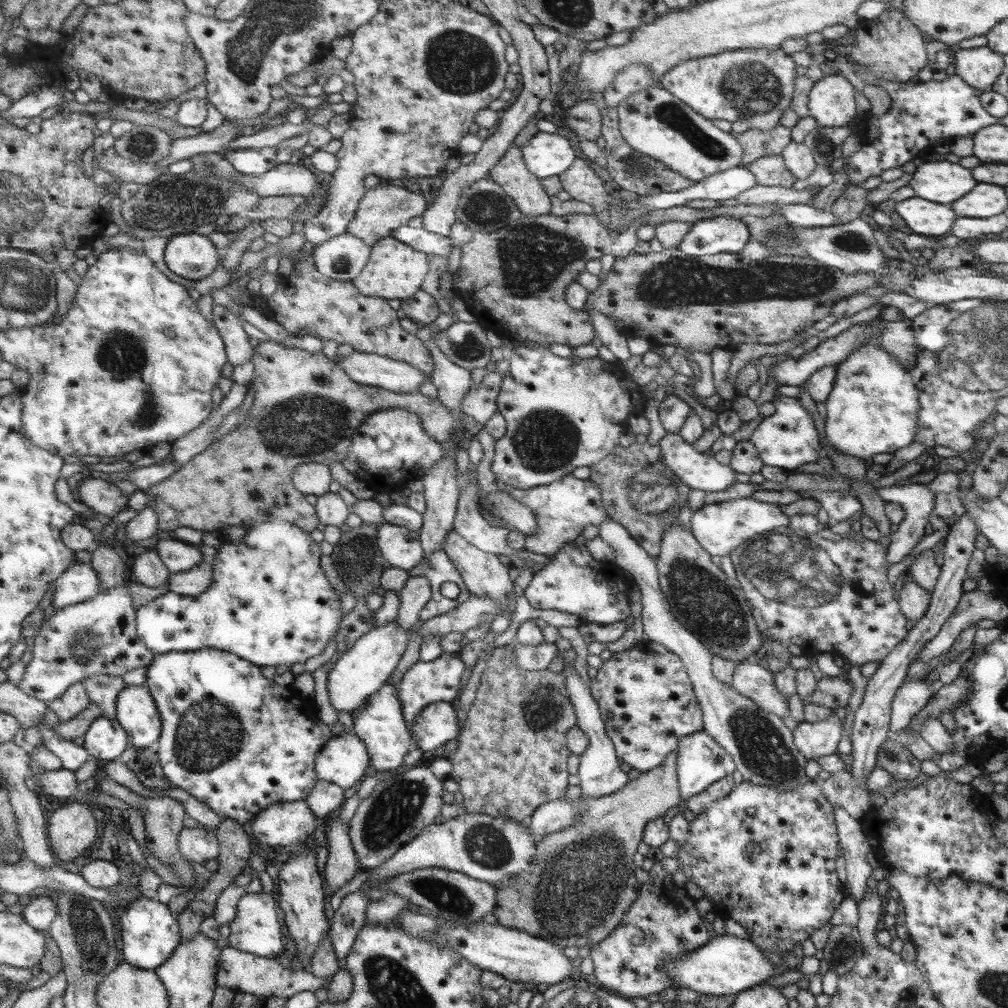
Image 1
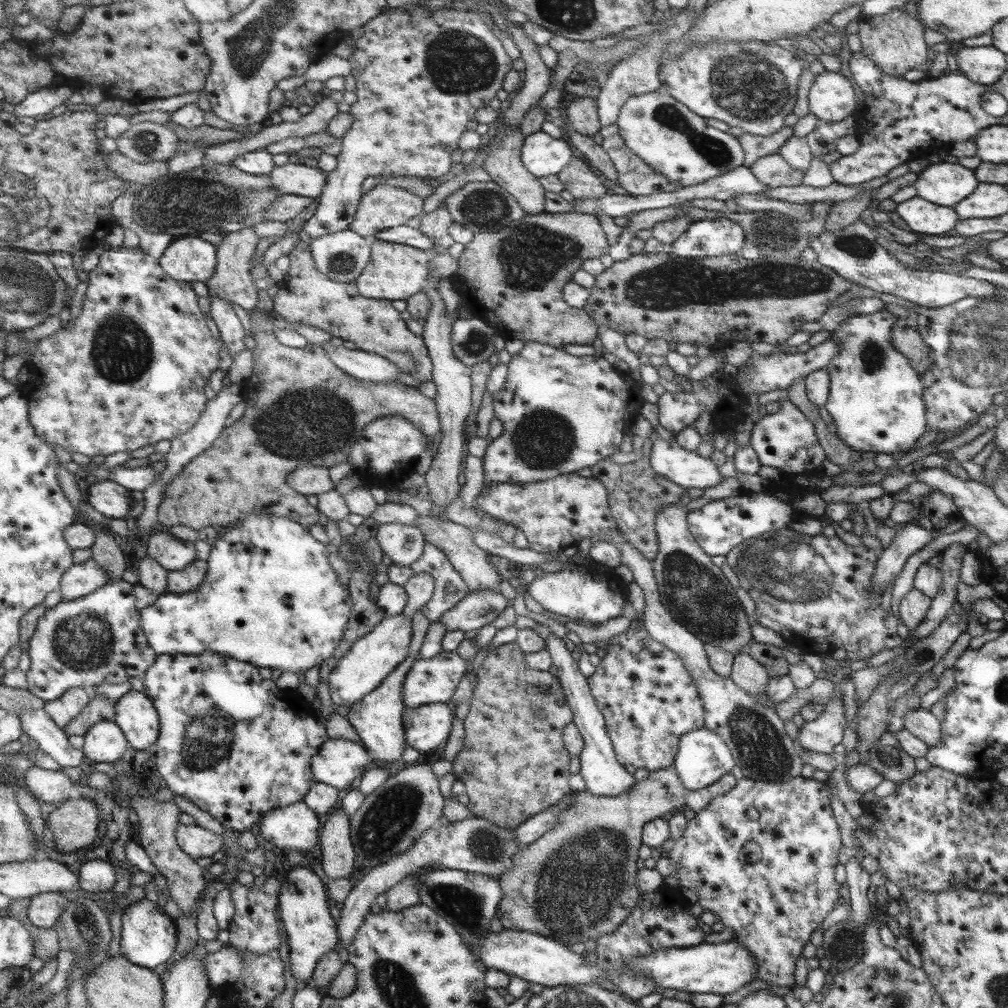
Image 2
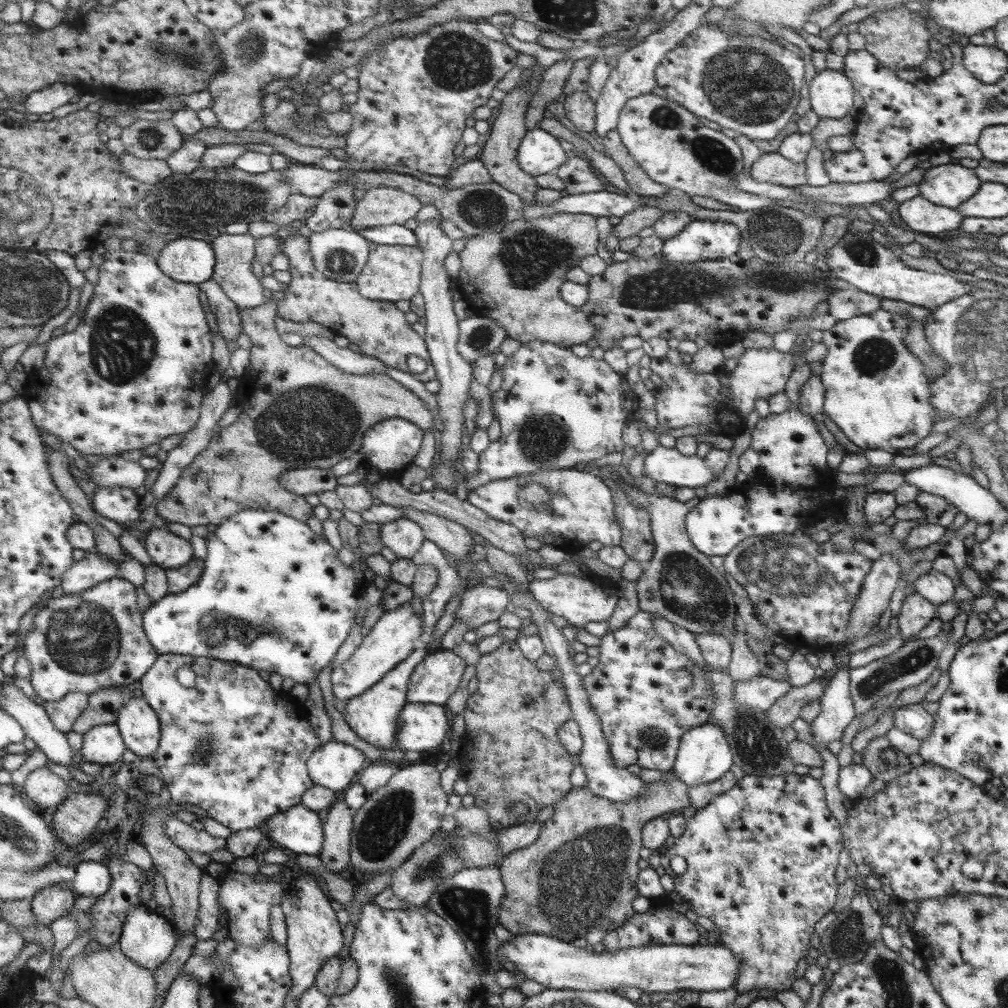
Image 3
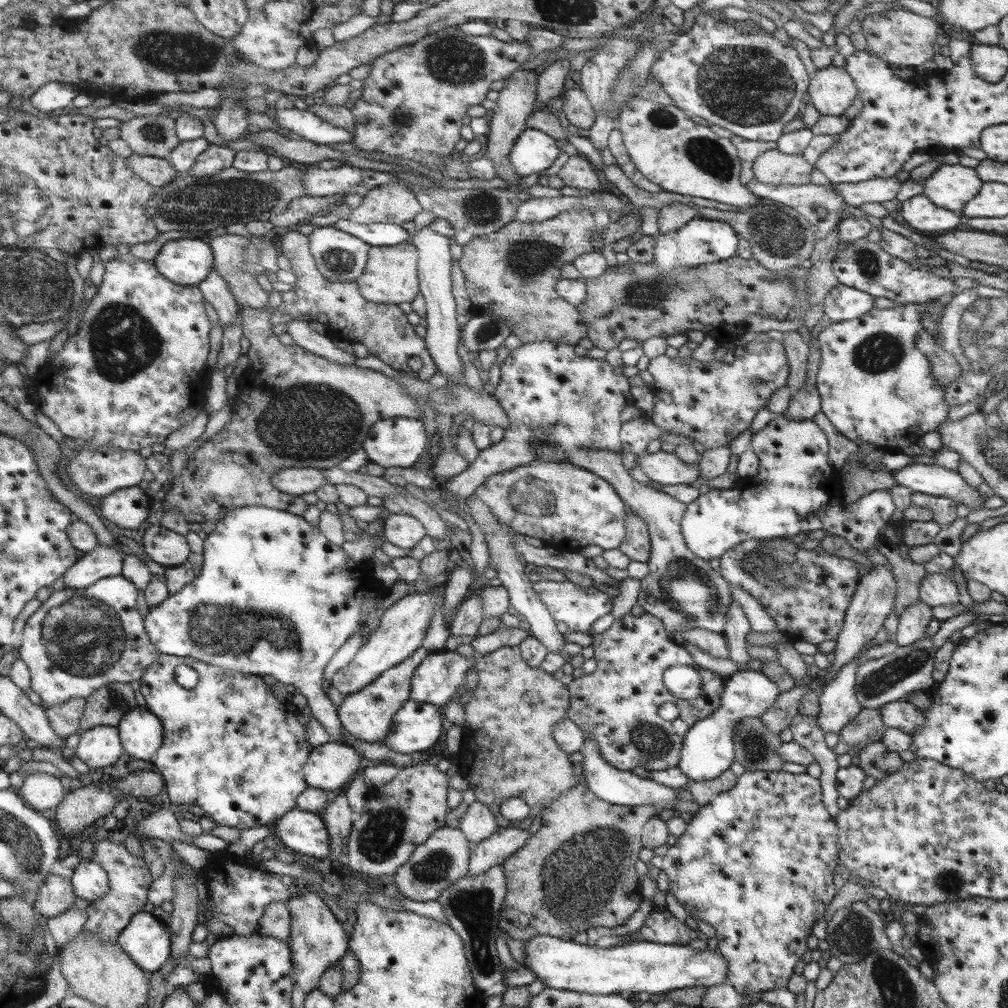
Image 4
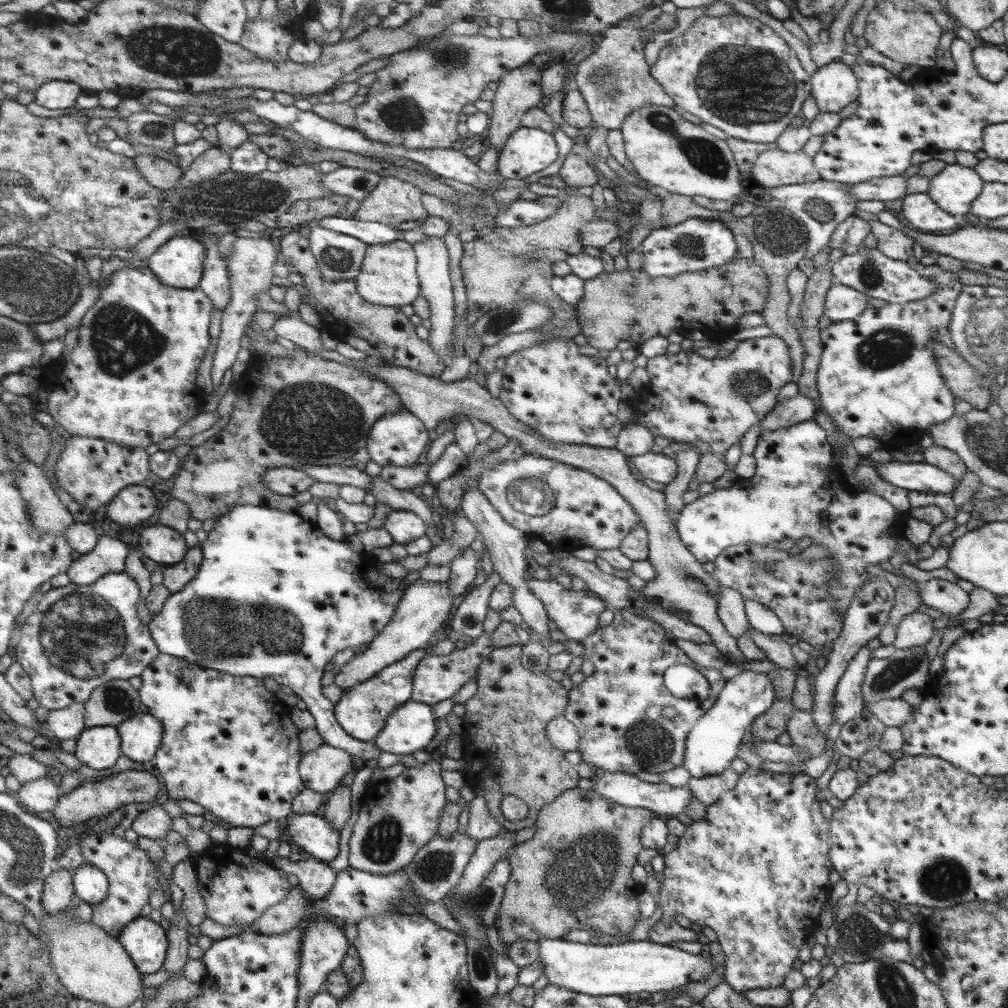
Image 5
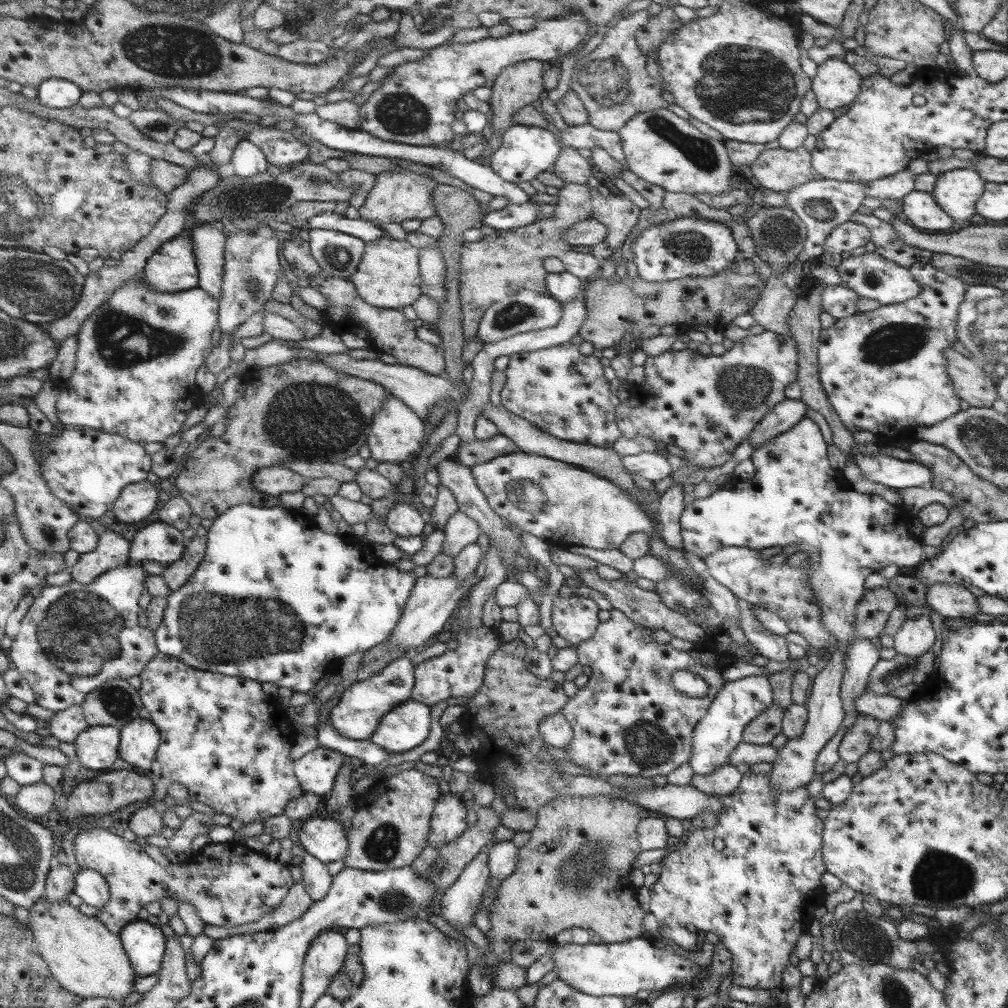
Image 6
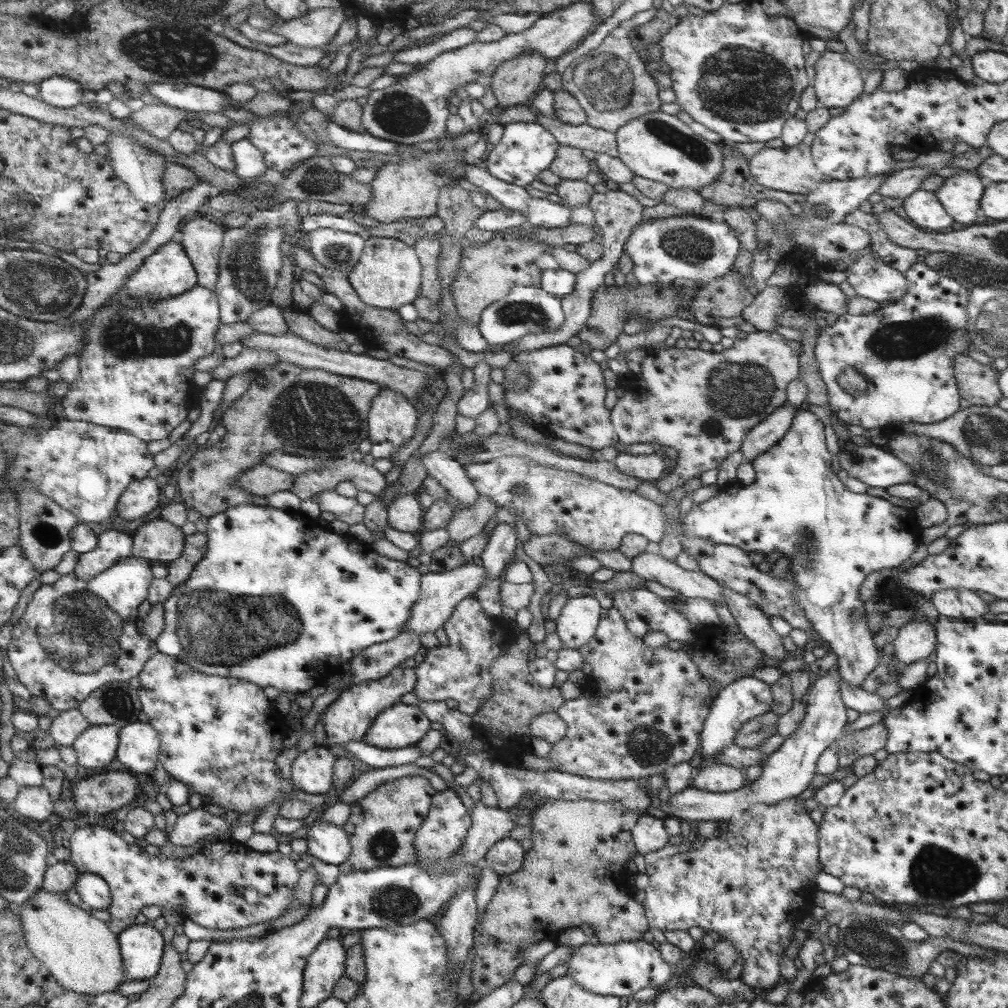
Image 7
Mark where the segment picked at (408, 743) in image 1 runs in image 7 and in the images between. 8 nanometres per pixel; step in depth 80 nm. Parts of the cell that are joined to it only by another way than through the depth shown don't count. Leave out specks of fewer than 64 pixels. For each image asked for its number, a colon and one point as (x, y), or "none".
2: (378, 719)
3: (373, 715)
4: (367, 714)
5: (362, 711)
6: (357, 714)
7: (348, 718)

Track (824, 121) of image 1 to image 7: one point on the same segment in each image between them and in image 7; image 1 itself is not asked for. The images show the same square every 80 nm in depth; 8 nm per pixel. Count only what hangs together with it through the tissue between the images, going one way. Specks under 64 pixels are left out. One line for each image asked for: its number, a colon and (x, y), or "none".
2: (832, 98)
3: (831, 92)
4: (832, 90)
5: (834, 86)
6: (836, 84)
7: (838, 83)

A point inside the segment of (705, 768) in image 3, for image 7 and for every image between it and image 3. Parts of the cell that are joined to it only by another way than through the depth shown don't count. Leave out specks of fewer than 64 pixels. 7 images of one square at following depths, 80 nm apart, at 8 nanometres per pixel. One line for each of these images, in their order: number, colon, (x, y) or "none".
4: (708, 750)
5: (714, 742)
6: (740, 701)
7: (747, 697)

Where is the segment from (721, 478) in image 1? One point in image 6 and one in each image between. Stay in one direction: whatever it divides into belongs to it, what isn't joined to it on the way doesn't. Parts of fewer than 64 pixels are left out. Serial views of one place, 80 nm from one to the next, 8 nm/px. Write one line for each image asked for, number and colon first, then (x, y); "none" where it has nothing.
2: (687, 469)
3: (669, 466)
4: (664, 468)
5: (654, 465)
6: (653, 466)

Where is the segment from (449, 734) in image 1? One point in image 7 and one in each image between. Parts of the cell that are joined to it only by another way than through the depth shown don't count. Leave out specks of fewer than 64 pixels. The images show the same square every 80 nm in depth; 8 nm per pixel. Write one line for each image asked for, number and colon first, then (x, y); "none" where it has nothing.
2: (427, 726)
3: (422, 726)
4: (417, 725)
5: (411, 727)
6: (406, 726)
7: (402, 725)

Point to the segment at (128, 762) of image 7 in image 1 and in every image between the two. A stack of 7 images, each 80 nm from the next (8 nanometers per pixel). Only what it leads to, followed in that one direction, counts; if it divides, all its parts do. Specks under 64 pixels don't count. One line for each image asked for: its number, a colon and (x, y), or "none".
1: (139, 712)
2: (139, 717)
3: (141, 726)
4: (143, 732)
5: (143, 735)
6: (142, 739)

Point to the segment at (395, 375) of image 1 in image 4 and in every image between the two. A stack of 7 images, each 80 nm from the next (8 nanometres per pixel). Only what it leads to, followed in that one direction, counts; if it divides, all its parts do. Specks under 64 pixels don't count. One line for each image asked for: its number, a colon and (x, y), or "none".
2: (363, 366)
3: (343, 358)
4: (302, 334)

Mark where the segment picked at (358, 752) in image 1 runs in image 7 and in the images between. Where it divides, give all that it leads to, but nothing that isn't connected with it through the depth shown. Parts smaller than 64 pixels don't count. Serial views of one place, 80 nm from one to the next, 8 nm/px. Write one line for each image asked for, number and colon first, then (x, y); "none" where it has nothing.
2: (339, 762)
3: (334, 765)
4: (329, 765)
5: (321, 769)
6: (316, 770)
7: (311, 770)

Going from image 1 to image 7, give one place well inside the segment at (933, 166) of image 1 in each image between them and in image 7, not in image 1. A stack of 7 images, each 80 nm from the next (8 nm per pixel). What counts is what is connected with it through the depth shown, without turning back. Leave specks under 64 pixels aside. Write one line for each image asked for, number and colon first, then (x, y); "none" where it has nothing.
2: (946, 184)
3: (951, 185)
4: (951, 186)
5: (955, 189)
6: (958, 191)
7: (961, 195)

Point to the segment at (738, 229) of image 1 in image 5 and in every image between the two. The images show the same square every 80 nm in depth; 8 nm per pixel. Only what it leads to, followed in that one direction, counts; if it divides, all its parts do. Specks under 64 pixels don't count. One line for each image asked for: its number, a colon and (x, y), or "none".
2: (720, 237)
3: (701, 240)
4: (698, 242)
5: (696, 244)

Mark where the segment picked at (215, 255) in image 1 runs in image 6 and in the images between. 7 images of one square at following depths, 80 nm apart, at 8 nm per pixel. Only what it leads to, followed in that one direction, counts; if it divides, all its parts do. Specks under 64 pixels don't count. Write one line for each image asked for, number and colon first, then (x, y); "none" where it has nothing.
2: (193, 259)
3: (194, 261)
4: (189, 261)
5: (181, 262)
6: (174, 267)

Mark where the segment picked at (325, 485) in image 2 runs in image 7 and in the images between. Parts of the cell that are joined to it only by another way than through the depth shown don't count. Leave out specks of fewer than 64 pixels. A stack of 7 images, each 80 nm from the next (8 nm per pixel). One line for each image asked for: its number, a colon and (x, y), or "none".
3: (311, 480)
4: (297, 481)
5: (285, 480)
6: (276, 480)
7: (261, 480)

